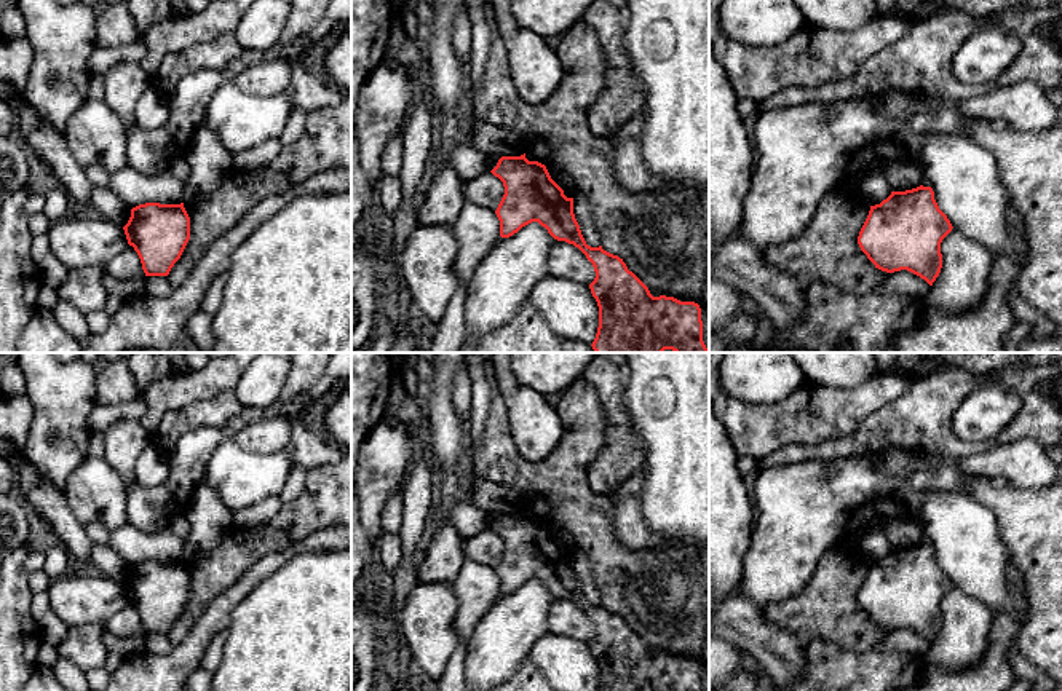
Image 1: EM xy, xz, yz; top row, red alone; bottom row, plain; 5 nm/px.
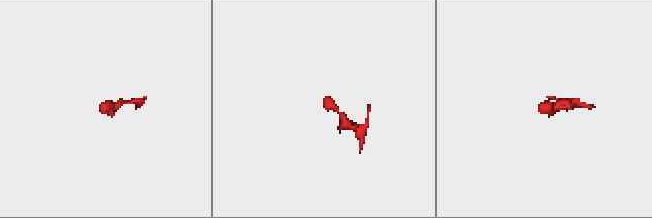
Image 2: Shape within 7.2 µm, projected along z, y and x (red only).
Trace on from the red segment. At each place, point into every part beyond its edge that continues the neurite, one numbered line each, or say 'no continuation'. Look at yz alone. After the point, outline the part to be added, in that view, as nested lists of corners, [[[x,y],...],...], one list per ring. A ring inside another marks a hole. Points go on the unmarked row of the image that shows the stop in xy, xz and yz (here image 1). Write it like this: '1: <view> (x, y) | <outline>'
no continuation

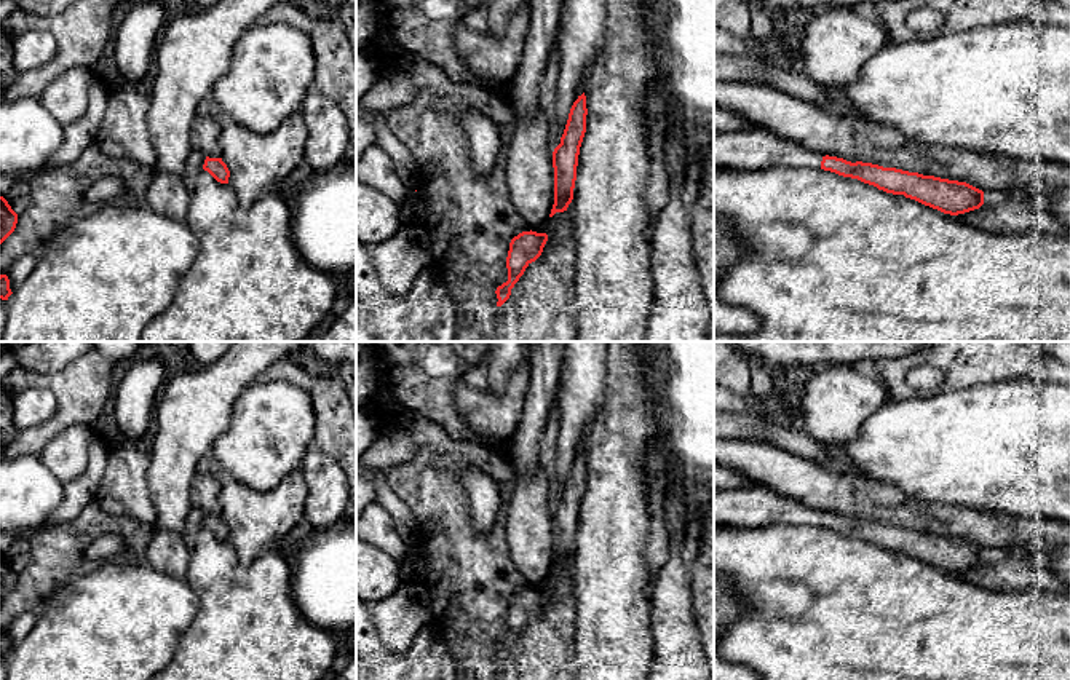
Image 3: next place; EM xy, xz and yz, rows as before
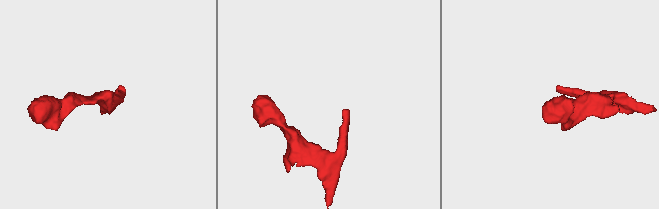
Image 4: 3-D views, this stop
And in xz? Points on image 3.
1: xz (548, 442) | [[[553,404],[549,418],[540,437],[540,468],[549,482],[549,498],[553,506],[561,501],[562,487],[556,476],[556,452],[557,452],[557,434],[559,434],[559,409]]]

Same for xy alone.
1: xy (194, 524) | [[[192,506],[185,520],[185,528],[184,528],[184,540],[188,544],[188,548],[193,546],[198,532],[203,528],[206,512],[200,509],[198,506]]]

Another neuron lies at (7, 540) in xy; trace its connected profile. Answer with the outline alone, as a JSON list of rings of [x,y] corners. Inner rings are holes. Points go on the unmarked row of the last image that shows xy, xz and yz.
[[[26,528],[14,533],[0,532],[0,554],[5,555],[8,548],[14,544],[19,538],[29,538],[35,528]]]

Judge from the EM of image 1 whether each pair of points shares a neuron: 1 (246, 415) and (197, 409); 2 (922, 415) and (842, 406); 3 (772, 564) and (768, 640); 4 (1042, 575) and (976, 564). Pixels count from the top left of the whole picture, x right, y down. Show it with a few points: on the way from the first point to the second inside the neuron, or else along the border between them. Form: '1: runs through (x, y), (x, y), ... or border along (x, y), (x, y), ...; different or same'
1: border along (245, 407), (221, 426), (203, 426); different
2: border along (907, 390), (879, 407), (847, 434); different
3: border along (735, 592), (749, 599), (764, 612); different
4: border along (994, 516), (998, 537), (1010, 551); different

